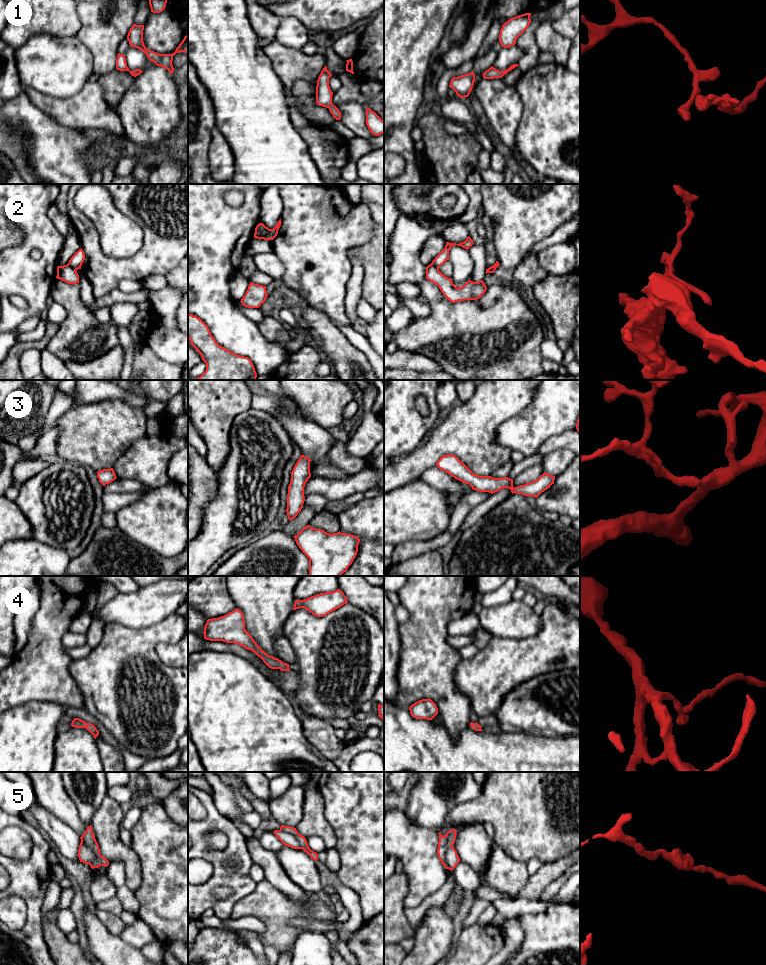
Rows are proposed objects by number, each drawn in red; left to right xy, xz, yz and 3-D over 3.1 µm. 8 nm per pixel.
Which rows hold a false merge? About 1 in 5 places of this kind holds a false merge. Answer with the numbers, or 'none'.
2

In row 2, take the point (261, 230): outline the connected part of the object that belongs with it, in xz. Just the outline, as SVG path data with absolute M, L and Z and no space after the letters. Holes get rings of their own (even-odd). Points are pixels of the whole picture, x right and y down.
M259 223L255 228L254 238L264 239L268 234L269 228L263 223Z

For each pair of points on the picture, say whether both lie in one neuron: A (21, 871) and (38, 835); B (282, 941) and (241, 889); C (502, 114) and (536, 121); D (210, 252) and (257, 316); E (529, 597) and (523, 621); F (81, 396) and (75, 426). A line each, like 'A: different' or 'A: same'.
A: same
B: different
C: different
D: different
E: different
F: different

